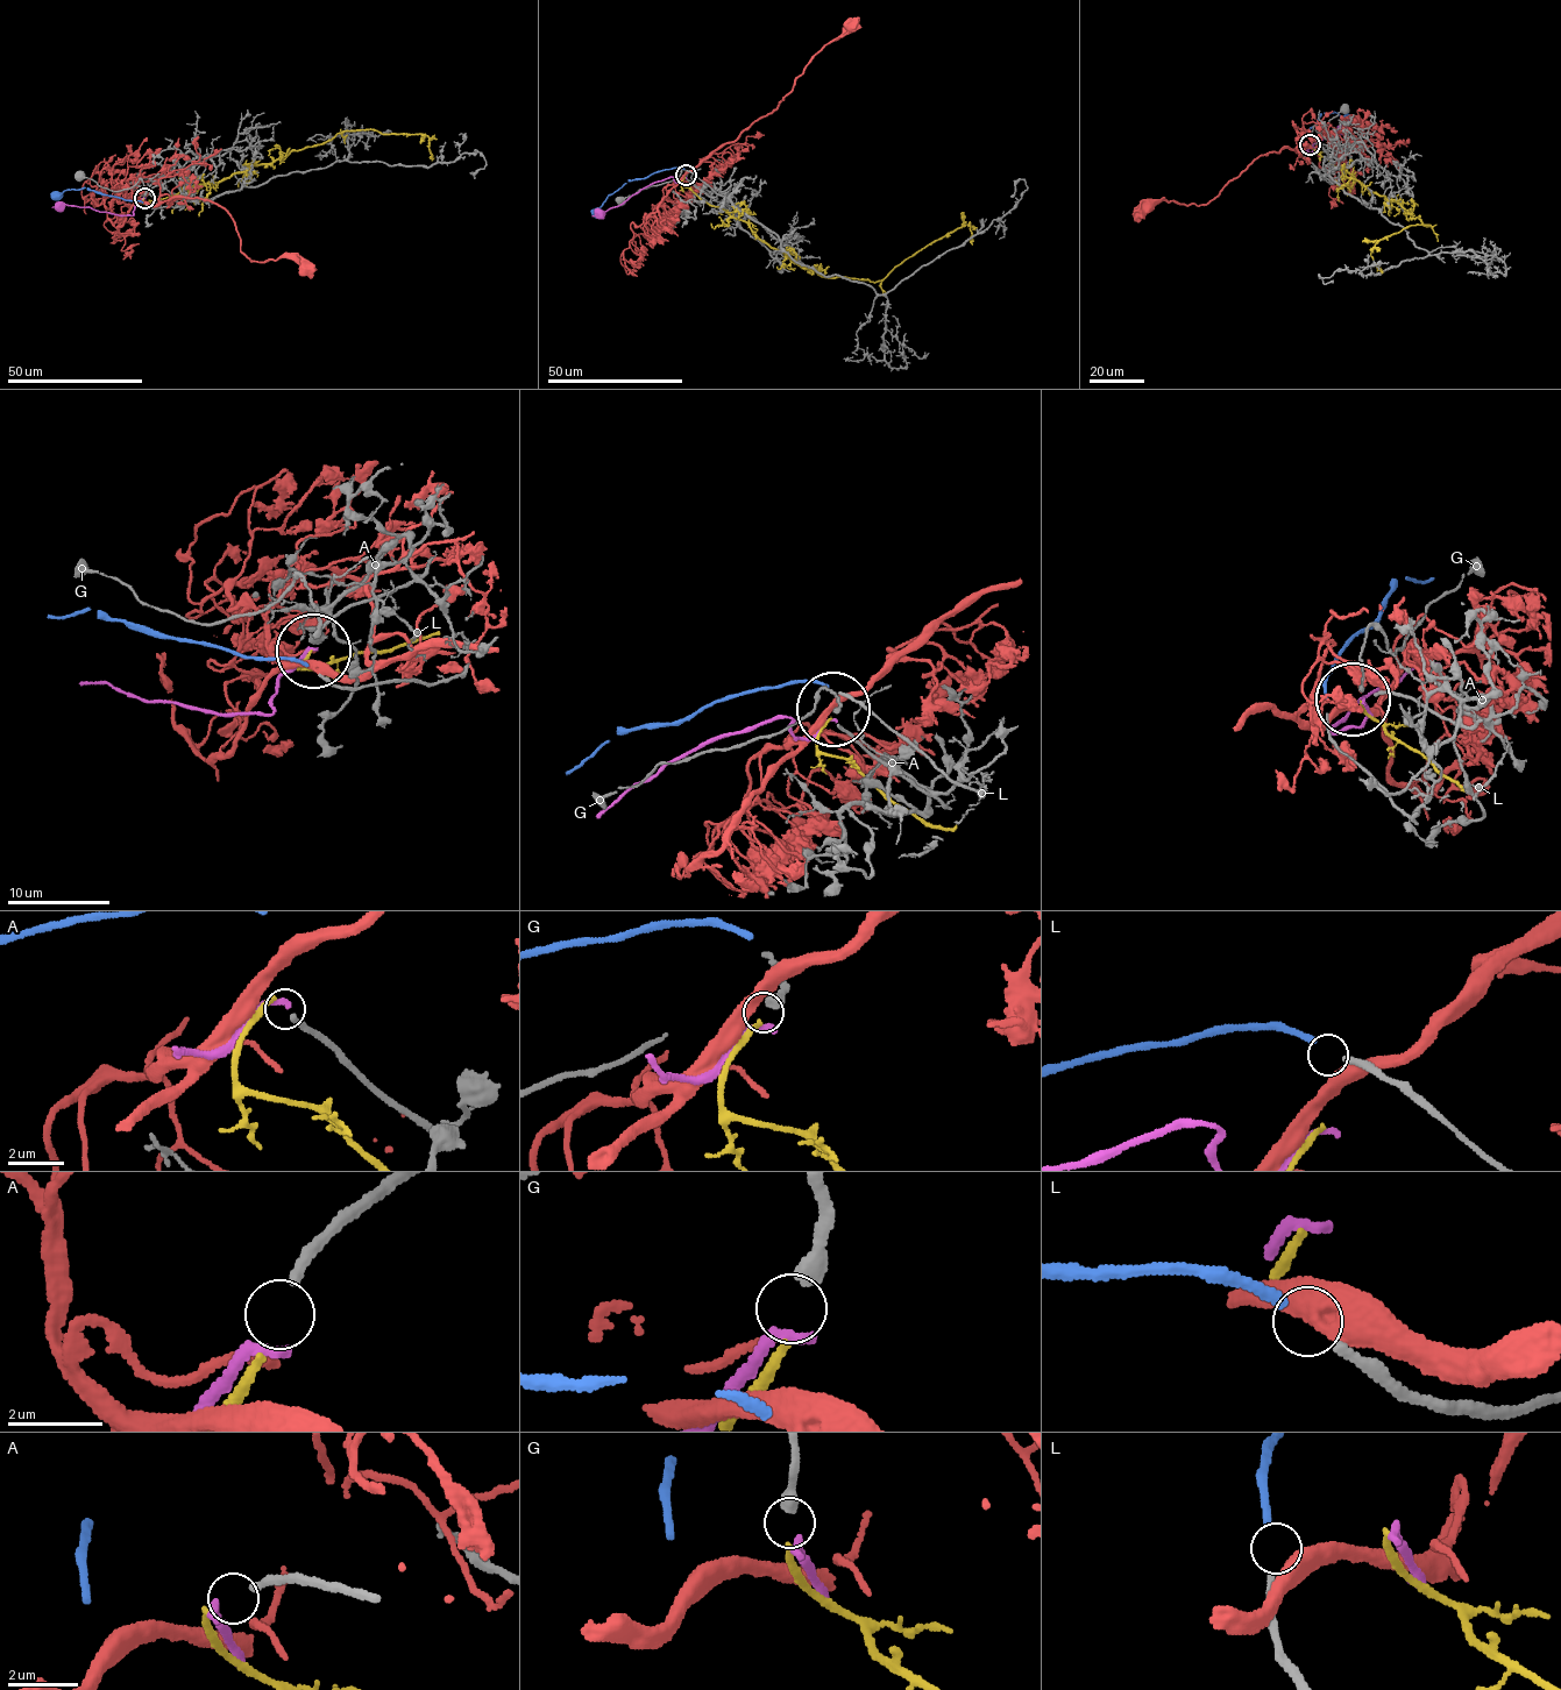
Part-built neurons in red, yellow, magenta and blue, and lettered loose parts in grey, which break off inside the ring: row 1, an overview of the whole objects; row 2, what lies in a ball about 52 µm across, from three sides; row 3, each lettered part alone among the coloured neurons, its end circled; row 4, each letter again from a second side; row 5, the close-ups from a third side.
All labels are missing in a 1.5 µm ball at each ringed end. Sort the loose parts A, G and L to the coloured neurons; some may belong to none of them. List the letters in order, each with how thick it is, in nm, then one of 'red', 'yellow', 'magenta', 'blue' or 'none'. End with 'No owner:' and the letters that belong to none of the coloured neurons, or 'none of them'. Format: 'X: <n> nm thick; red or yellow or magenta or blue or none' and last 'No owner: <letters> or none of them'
A: 220 nm thick; magenta
G: 380 nm thick; yellow
L: 200 nm thick; blue
No owner: none of them

